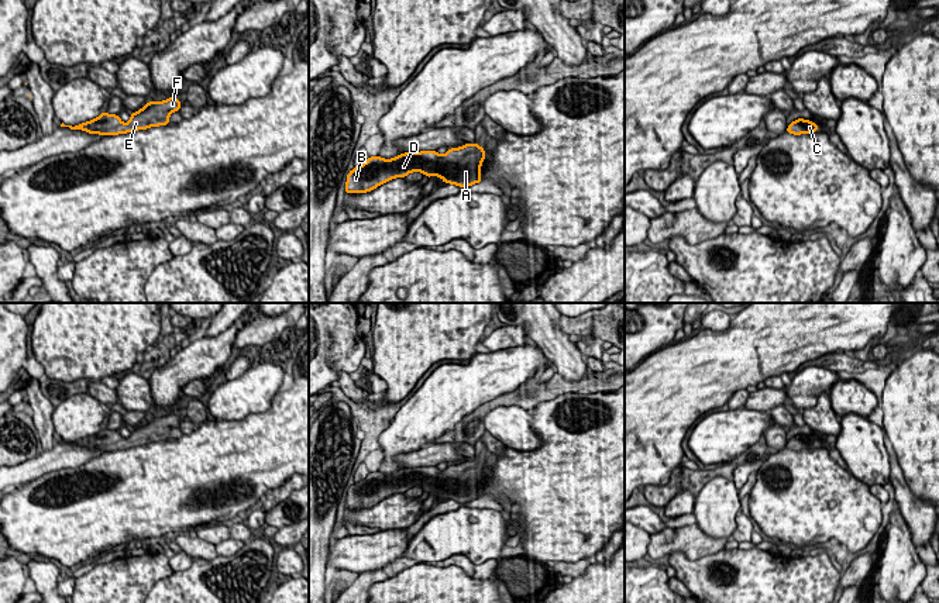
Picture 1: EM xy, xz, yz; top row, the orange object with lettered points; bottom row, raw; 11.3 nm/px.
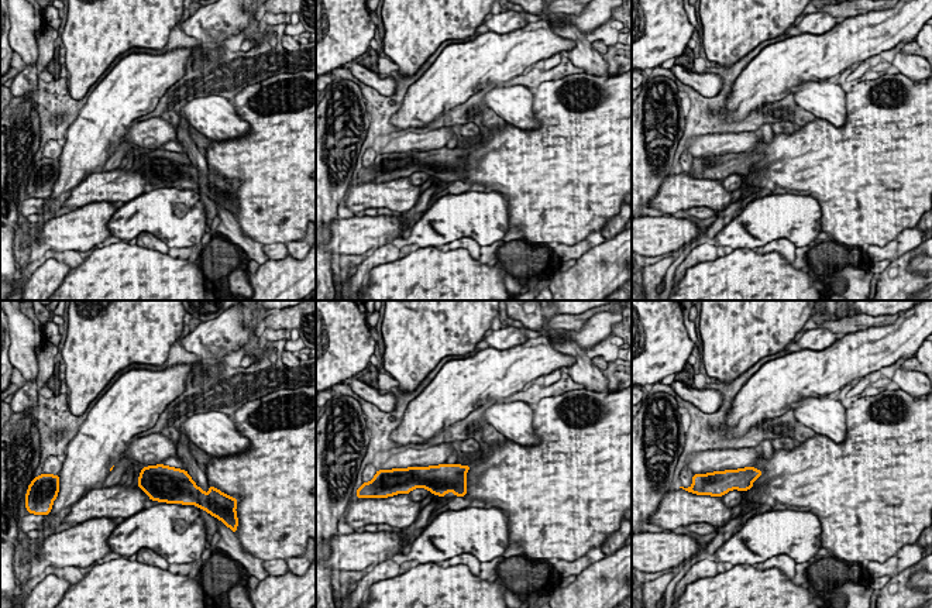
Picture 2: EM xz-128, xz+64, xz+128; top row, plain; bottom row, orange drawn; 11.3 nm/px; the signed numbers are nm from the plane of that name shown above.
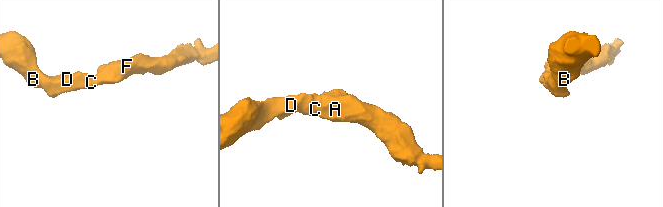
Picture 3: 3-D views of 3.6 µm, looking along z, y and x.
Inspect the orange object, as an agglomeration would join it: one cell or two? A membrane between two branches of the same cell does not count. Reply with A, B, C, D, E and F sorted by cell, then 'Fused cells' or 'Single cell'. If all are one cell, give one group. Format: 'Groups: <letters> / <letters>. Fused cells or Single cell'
Groups: A B C D E F. Single cell

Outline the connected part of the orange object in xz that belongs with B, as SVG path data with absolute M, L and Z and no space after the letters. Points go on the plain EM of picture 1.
M478 459L451 464L444 471L436 466L405 468L392 475L369 472L347 490L345 509L367 509L388 496L422 487L427 493L438 492L444 499L468 503L479 499L485 465Z

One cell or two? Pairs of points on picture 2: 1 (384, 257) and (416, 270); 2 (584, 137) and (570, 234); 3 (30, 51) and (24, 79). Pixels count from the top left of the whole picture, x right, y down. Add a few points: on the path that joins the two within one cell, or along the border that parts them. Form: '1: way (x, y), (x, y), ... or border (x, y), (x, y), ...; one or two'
1: border (401, 257), (375, 265), (371, 270), (368, 282); two
2: way (581, 161), (570, 186), (570, 210); one
3: border (40, 33), (38, 59), (34, 64), (26, 65); two

